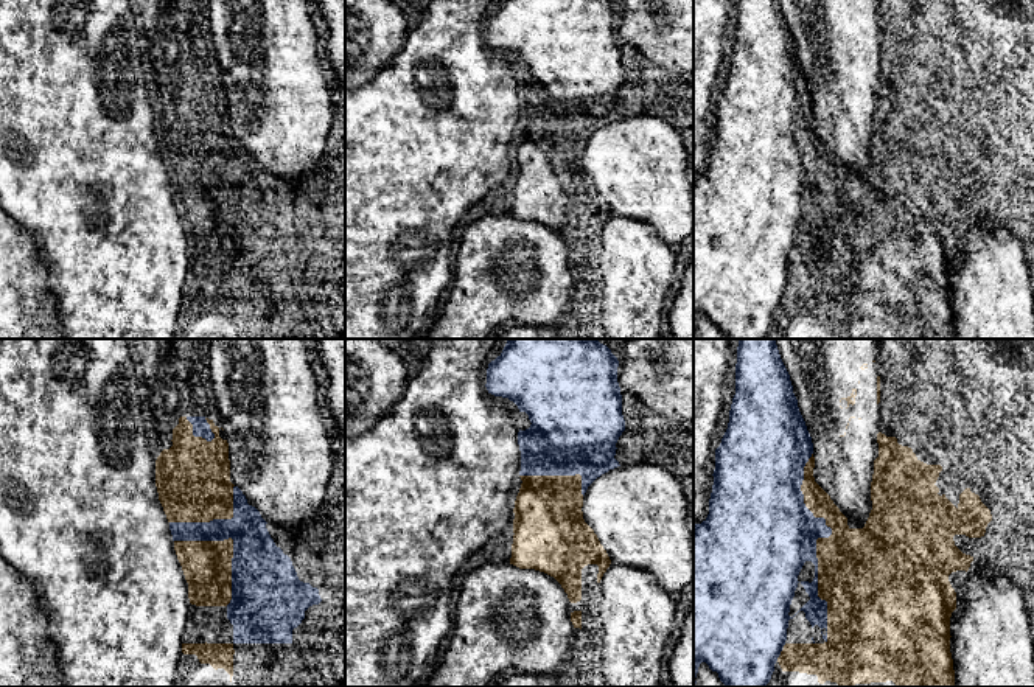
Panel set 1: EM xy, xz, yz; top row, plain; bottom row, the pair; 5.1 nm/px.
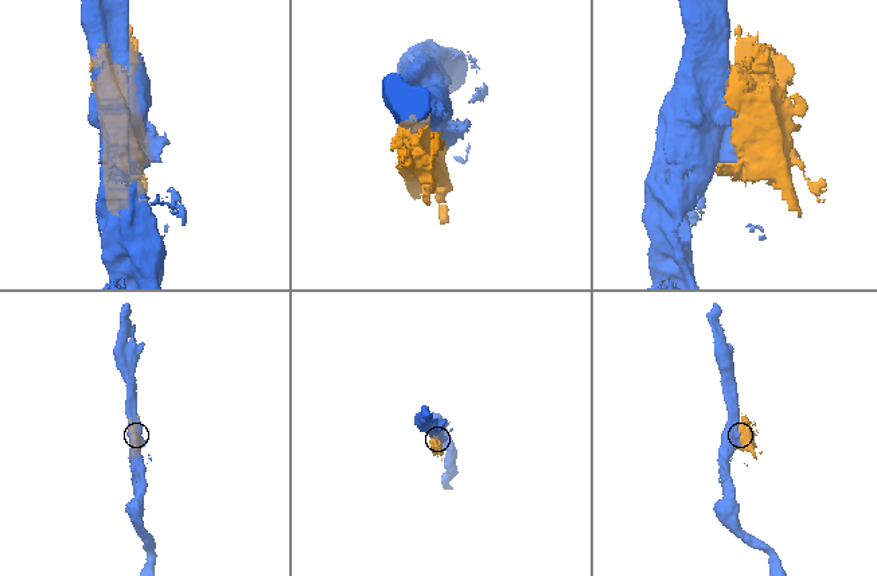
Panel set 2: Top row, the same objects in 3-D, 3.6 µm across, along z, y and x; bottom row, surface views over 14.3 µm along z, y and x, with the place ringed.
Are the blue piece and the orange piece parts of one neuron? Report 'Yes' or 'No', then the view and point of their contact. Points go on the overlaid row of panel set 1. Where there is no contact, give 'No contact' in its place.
No. Touches blue at yz (821, 537)

